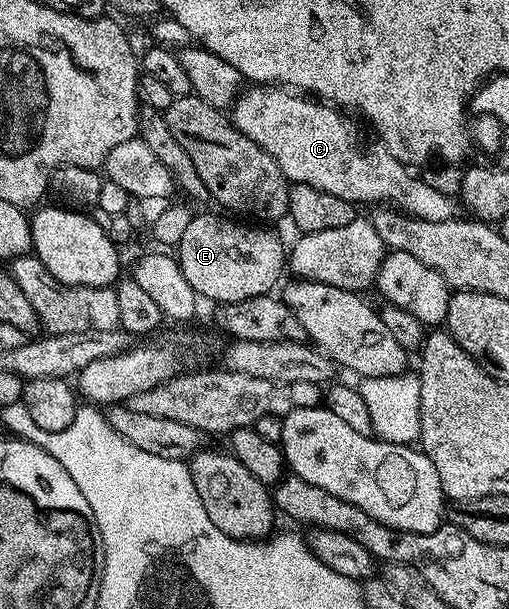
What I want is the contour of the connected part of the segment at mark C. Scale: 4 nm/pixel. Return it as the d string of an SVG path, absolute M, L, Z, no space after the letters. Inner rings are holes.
M255 83L250 87L244 88L239 94L238 101L231 106L229 116L231 122L237 127L237 131L241 131L241 135L245 135L249 139L253 139L253 143L257 143L257 147L261 147L261 151L269 151L269 155L273 155L273 159L277 163L277 167L281 167L281 171L287 176L288 182L297 185L308 185L309 187L317 187L317 191L329 191L329 195L337 195L337 199L345 199L346 201L354 203L356 206L362 207L379 207L386 203L388 206L394 207L402 212L410 215L410 217L420 217L421 219L429 219L429 223L441 223L442 221L456 220L457 213L455 213L455 205L457 209L457 201L455 197L443 195L436 188L429 187L422 179L422 176L414 175L412 170L403 162L388 151L386 147L379 147L376 153L366 153L365 150L359 146L359 137L355 134L355 129L351 125L346 125L343 122L344 114L338 108L332 107L330 104L324 103L319 99L312 99L307 95L300 95L295 91L288 91L283 87L264 87L262 84Z

